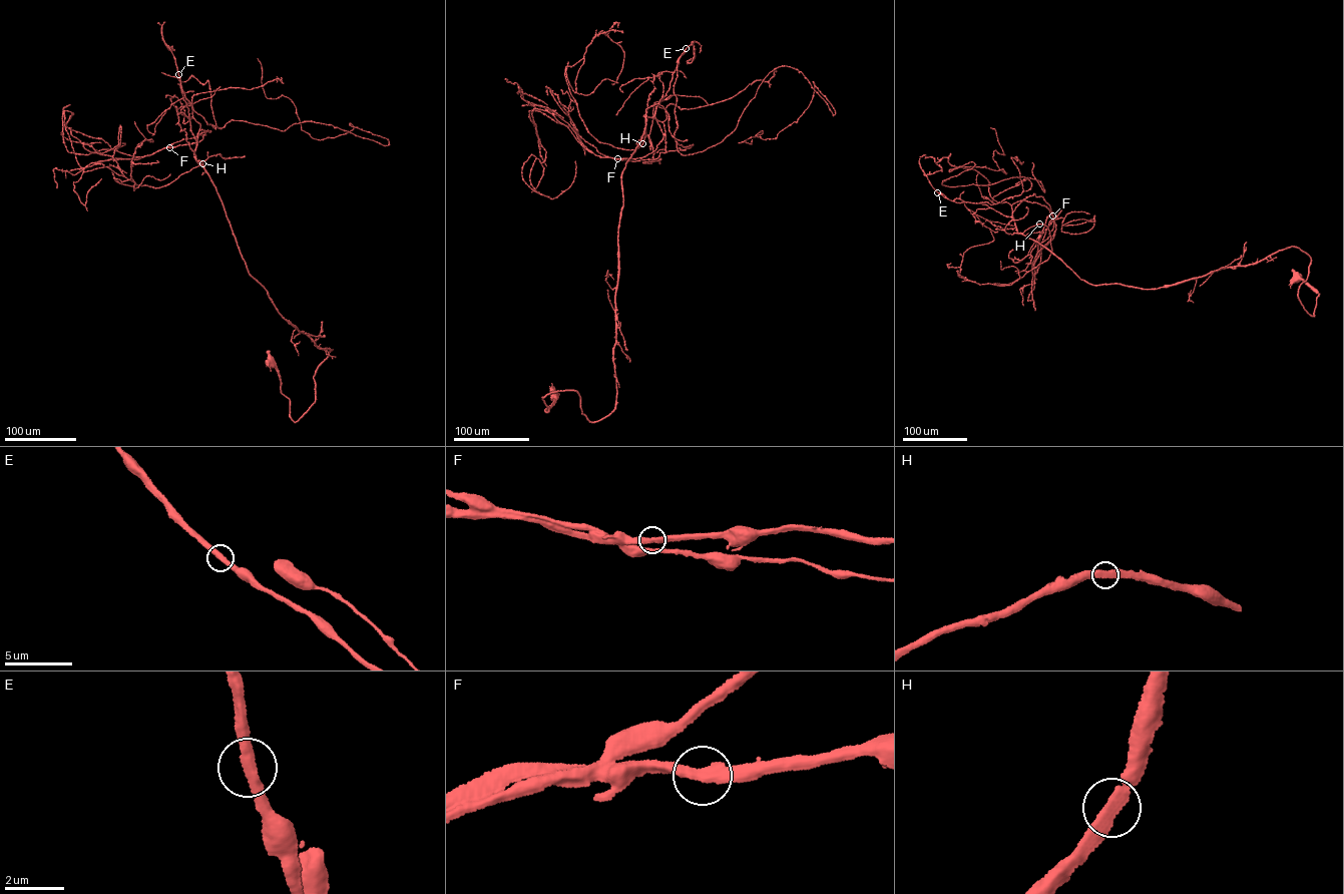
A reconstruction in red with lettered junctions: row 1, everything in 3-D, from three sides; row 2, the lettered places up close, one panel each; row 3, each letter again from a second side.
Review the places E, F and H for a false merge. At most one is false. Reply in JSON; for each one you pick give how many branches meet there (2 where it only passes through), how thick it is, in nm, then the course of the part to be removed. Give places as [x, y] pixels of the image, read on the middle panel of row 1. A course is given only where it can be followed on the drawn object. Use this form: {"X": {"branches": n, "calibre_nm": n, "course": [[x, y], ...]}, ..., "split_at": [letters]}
{"split_at": []}

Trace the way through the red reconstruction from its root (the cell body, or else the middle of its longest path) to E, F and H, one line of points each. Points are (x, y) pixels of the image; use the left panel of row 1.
E: (269, 363), (299, 420), (331, 350), (280, 315), (250, 274), (196, 159), (178, 74)
F: (269, 363), (299, 420), (331, 350), (280, 315), (250, 274), (196, 159), (205, 132), (169, 147)
H: (269, 363), (291, 419), (299, 420), (315, 402), (314, 376), (331, 350), (280, 315), (250, 274), (202, 163)

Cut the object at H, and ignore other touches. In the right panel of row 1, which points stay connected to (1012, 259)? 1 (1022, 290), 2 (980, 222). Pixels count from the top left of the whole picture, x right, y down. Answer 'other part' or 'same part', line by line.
1: other part
2: other part

